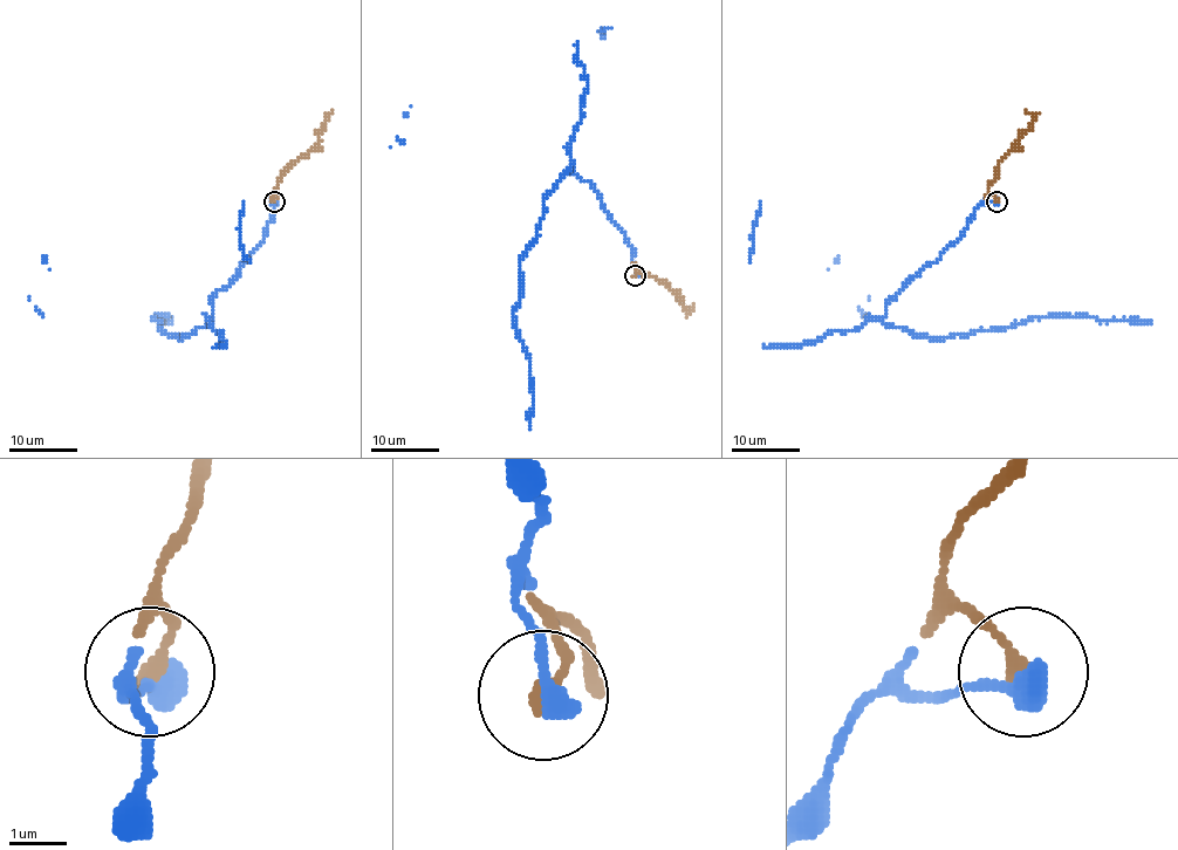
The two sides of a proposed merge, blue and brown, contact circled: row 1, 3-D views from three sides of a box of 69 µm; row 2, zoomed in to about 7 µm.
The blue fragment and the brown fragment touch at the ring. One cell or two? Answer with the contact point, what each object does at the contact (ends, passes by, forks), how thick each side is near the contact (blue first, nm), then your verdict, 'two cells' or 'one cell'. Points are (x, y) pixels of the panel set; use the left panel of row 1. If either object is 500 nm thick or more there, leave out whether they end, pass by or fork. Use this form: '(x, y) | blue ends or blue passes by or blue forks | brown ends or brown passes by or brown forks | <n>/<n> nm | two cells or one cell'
(274, 201) | blue ends | brown ends | 460/340 nm | one cell

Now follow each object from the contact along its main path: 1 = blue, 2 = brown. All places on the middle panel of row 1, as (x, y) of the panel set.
1: (635, 275), (625, 237), (569, 163), (520, 261), (514, 324), (529, 361), (531, 430)
2: (635, 275), (636, 265), (643, 275), (659, 279), (678, 293), (687, 312), (693, 302)

